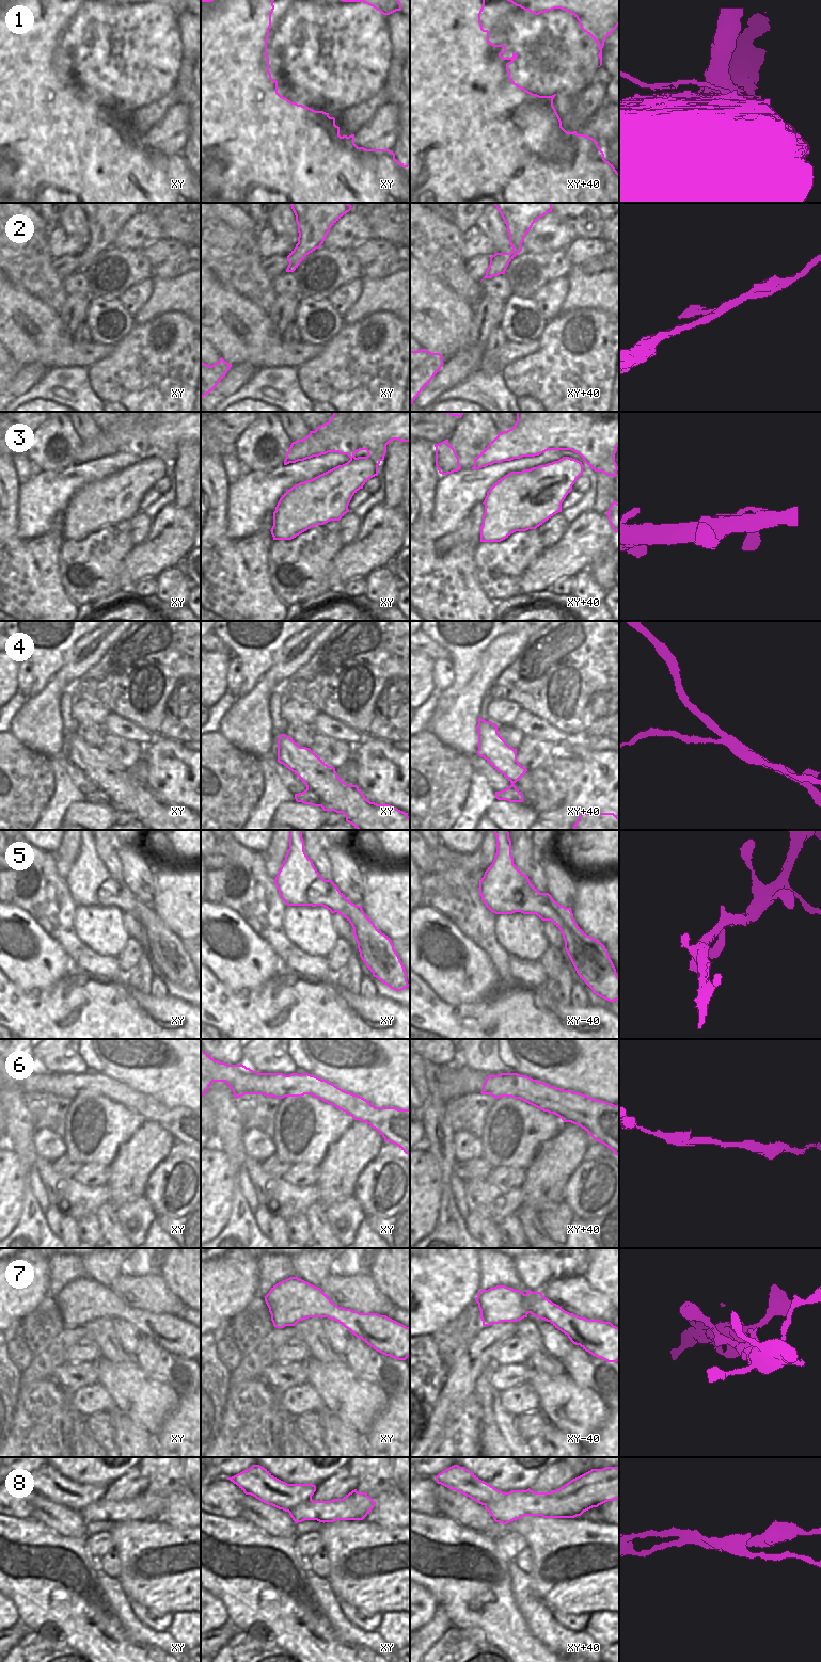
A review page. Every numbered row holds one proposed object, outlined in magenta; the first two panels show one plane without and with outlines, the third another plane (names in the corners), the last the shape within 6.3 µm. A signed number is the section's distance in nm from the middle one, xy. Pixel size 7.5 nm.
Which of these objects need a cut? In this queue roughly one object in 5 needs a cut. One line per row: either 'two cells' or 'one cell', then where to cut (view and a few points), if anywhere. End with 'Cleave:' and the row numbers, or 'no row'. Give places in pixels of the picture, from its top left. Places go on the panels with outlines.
1: two cells; cut in xy along (349, 148), (364, 161), (359, 181), (378, 194)
2: one cell; no cut
3: one cell; no cut
4: one cell; no cut
5: one cell; no cut
6: one cell; no cut
7: one cell; no cut
8: two cells; cut in xy+40 along (506, 1492), (498, 1500), (492, 1500), (485, 1505)
Cleave: 1, 8

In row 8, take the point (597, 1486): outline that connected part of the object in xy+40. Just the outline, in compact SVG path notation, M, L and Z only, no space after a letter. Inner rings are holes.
M619 1466L591 1469L550 1492L535 1492L530 1488L526 1490L511 1490L506 1492L506 1496L499 1501L486 1504L485 1508L495 1522L507 1524L524 1516L574 1518L593 1507L598 1507L607 1501L616 1499L619 1499Z

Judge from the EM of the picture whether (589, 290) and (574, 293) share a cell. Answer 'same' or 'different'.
different

